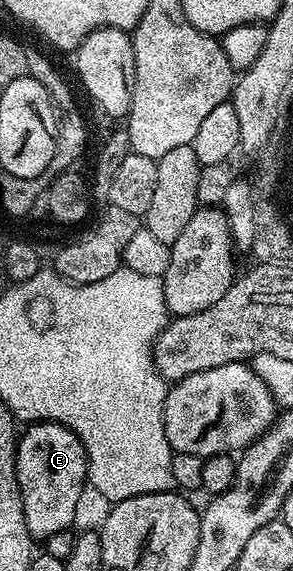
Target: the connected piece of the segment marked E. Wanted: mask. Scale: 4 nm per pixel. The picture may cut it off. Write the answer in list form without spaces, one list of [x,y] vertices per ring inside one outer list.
[[[33,423],[23,428],[16,444],[16,480],[20,486],[20,495],[24,499],[26,529],[33,540],[47,541],[54,533],[69,530],[76,519],[76,510],[80,507],[80,498],[88,483],[88,458],[82,441],[70,429],[60,423]]]

